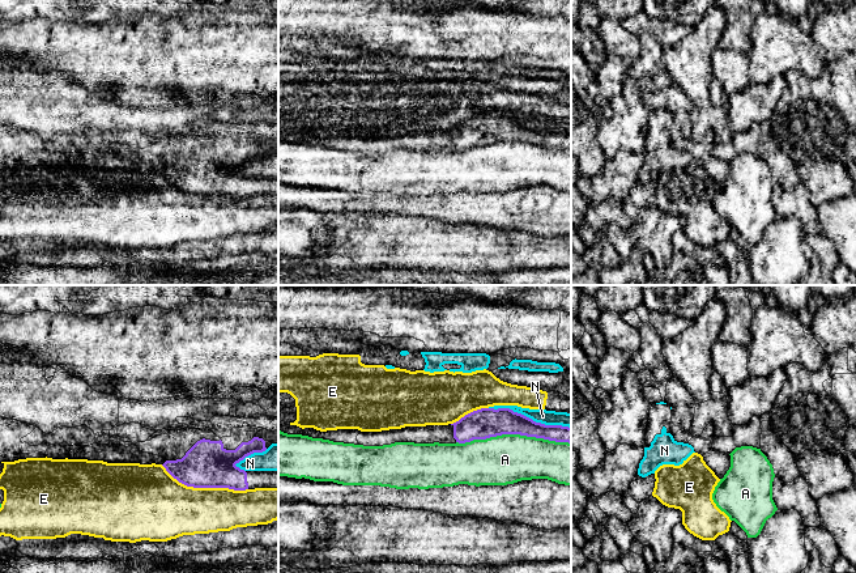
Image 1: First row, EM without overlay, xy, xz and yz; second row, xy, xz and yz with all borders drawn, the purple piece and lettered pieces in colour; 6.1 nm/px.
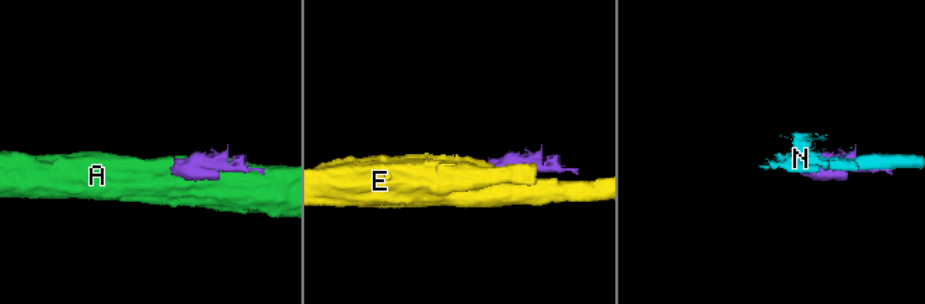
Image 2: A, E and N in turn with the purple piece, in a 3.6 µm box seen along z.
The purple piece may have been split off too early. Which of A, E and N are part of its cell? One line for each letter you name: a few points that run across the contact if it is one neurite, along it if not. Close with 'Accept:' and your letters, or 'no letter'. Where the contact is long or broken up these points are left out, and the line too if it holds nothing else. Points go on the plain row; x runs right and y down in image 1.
Accept: no letter

